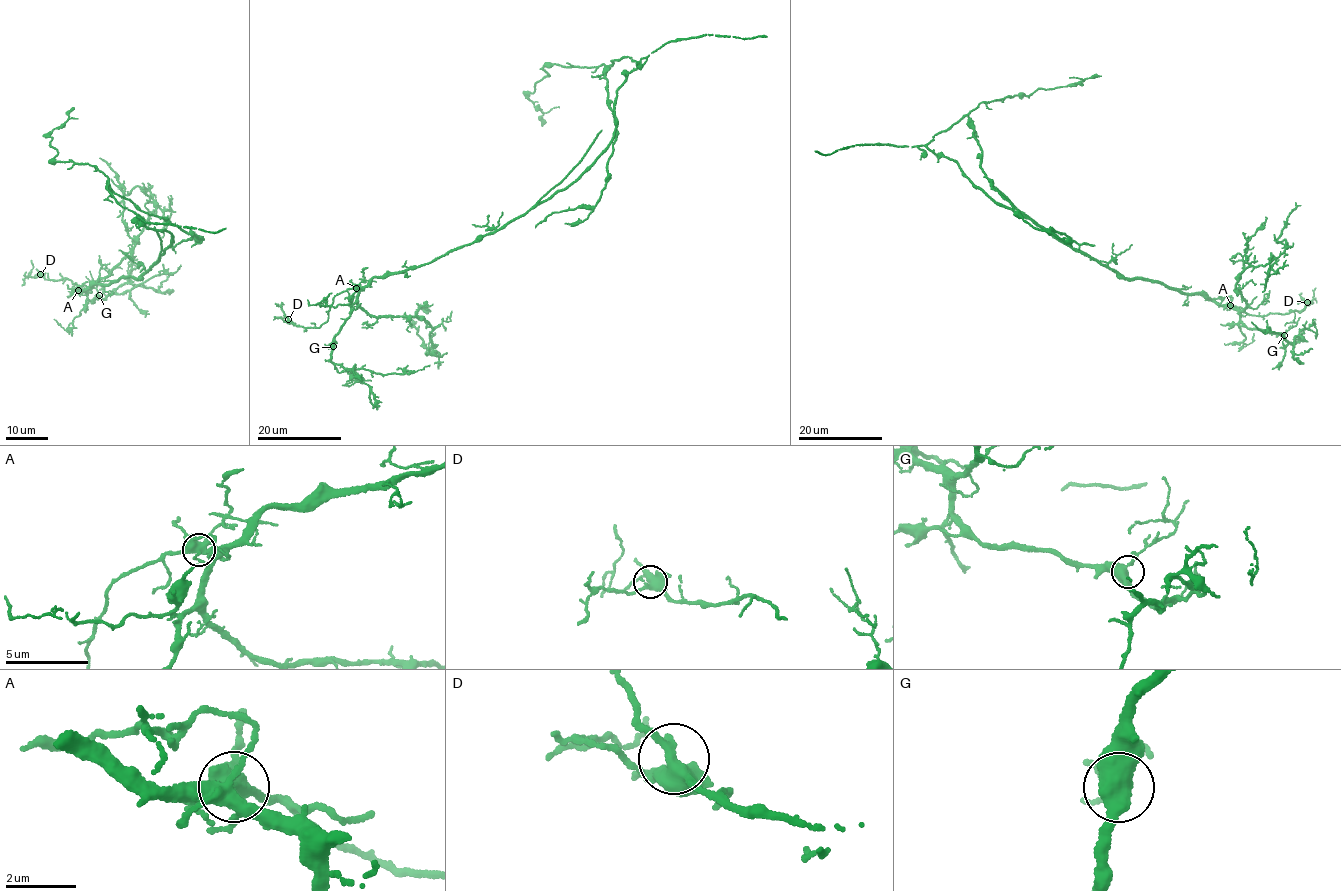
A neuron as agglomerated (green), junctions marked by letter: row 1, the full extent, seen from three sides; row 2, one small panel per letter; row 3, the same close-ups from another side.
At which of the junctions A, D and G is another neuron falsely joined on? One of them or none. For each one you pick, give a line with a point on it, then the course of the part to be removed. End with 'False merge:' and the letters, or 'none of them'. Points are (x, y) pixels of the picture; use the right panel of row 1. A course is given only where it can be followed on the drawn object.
False merge: none of them

